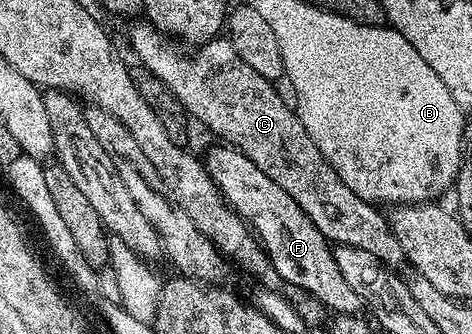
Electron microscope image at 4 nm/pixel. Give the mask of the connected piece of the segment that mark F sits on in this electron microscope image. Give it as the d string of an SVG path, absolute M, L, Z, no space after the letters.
M230 144L215 145L219 146L213 147L205 157L207 171L211 173L228 206L251 227L280 279L288 282L288 287L312 294L328 311L335 310L331 312L336 315L359 314L365 306L363 298L353 290L345 276L341 276L332 243L315 227L301 204L297 204L297 200L293 200L293 196L289 196L281 184L269 180L269 176L265 176L265 172L261 172L261 168L257 168L249 156Z

